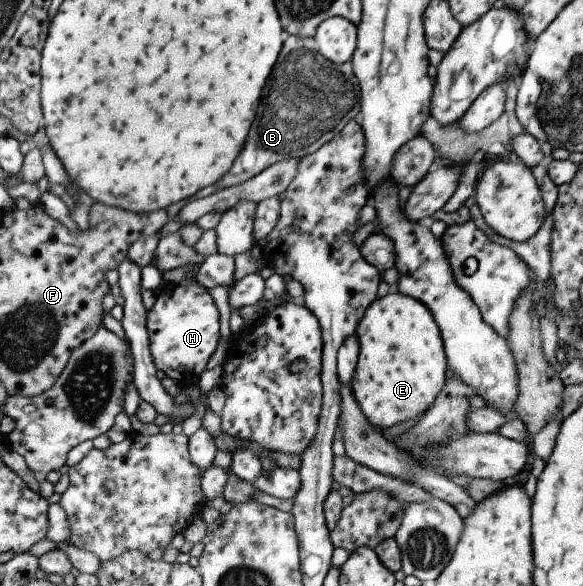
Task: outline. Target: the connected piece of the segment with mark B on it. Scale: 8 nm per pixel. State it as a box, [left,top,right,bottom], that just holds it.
[219,34,359,188]

